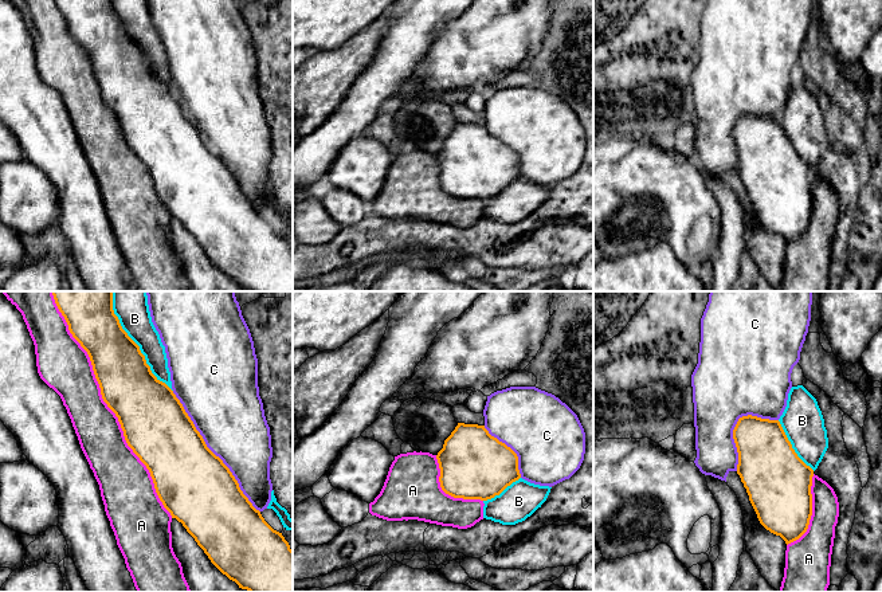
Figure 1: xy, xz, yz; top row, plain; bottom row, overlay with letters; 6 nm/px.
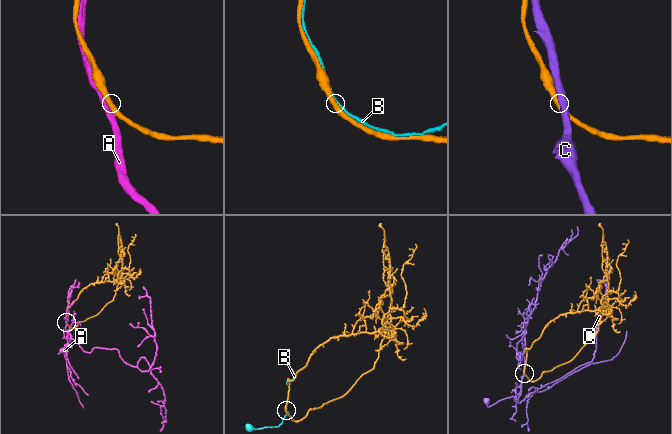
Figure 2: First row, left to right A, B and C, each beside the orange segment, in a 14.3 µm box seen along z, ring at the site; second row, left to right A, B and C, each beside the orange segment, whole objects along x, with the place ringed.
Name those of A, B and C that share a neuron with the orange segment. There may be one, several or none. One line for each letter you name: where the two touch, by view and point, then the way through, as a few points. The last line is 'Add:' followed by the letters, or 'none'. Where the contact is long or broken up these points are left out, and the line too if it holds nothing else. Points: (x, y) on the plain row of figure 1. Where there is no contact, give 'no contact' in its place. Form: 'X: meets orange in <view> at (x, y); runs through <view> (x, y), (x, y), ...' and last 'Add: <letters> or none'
B: meets orange in xy at (138, 46)
Add: B

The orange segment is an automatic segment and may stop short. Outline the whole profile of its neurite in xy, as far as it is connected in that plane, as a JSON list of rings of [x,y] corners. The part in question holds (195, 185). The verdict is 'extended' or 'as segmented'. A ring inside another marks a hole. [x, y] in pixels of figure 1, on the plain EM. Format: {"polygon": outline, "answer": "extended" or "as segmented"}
{"polygon": [[[55,0],[72,36],[87,51],[101,94],[115,113],[125,140],[146,165],[164,207],[195,238],[211,262],[239,287],[248,291],[293,291],[293,250],[282,232],[274,230],[243,193],[238,180],[205,144],[173,90],[146,63],[140,46],[122,28],[113,0]]], "answer": "as segmented"}

